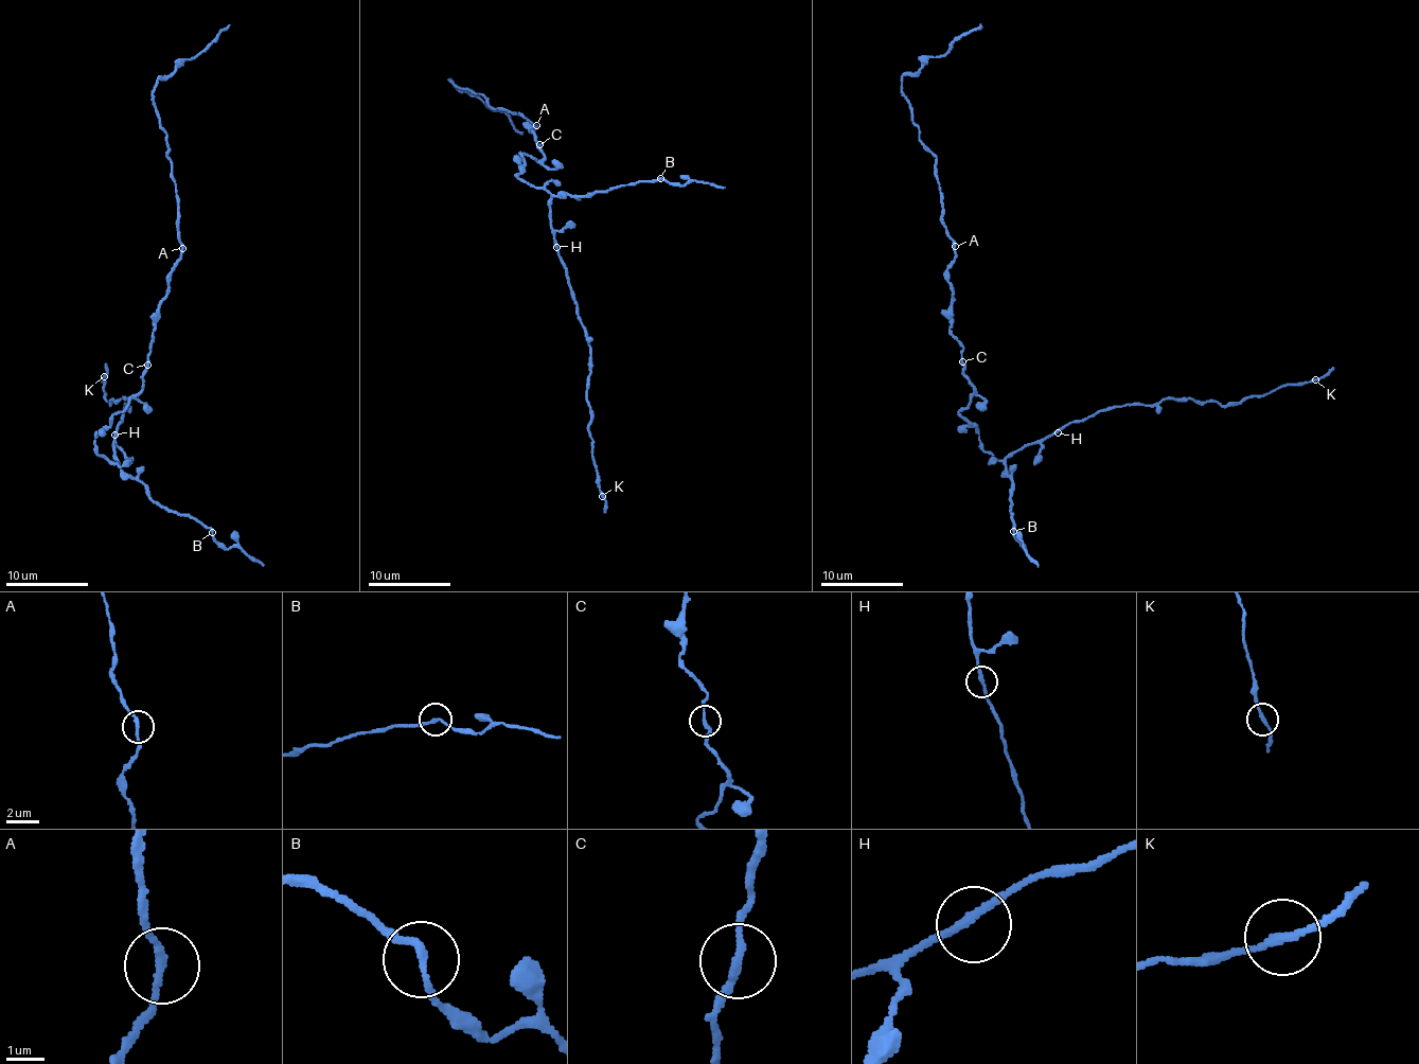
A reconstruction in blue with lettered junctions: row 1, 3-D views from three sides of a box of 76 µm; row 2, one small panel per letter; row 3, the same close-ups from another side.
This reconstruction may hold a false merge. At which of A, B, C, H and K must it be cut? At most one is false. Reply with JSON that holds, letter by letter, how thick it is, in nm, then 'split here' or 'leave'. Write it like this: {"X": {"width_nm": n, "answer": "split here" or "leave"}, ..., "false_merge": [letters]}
{"A": {"width_nm": 190, "answer": "leave"}, "B": {"width_nm": 190, "answer": "leave"}, "C": {"width_nm": 190, "answer": "leave"}, "H": {"width_nm": 190, "answer": "leave"}, "K": {"width_nm": 180, "answer": "leave"}, "false_merge": []}

